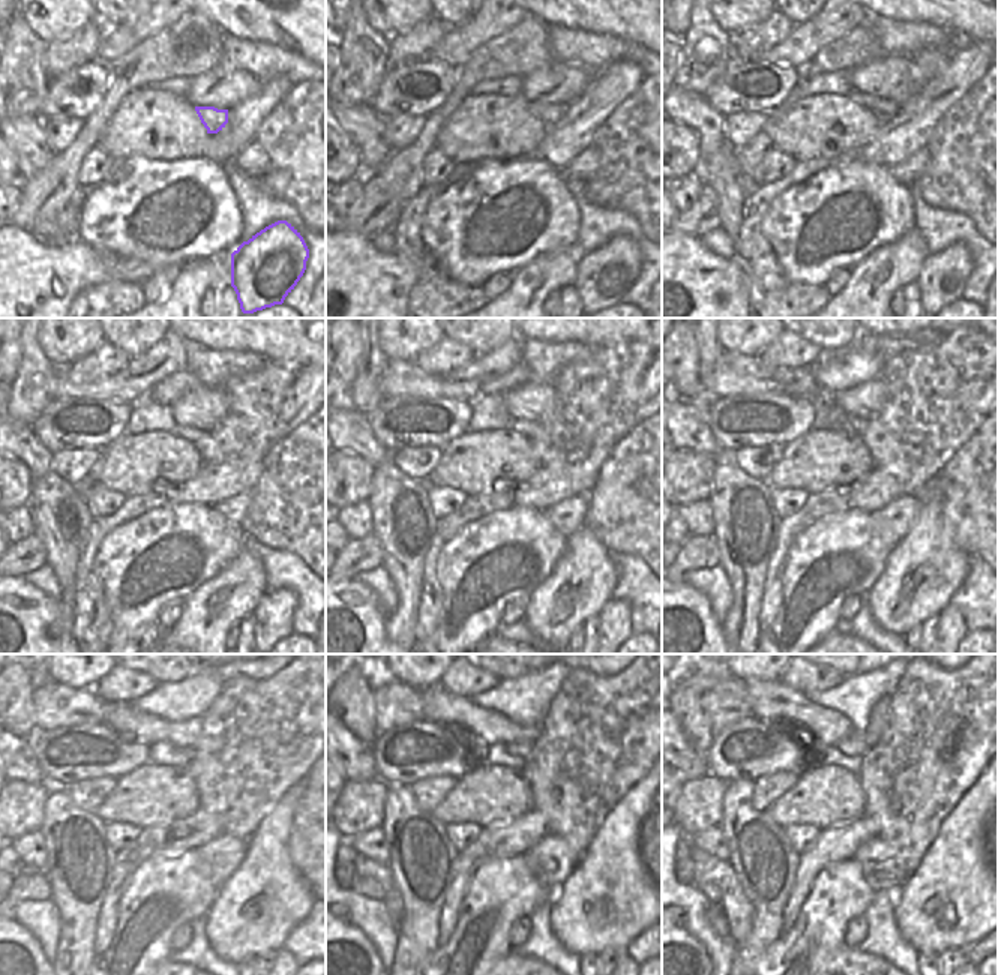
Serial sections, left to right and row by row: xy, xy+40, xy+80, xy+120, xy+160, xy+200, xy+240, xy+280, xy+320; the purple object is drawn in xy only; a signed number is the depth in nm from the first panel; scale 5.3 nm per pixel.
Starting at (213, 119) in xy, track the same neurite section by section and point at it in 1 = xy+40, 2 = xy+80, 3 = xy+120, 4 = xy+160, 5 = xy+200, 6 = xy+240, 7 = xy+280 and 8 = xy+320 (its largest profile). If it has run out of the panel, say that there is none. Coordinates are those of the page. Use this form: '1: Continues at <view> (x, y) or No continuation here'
1: Continues at xy+40 (550, 114)
2: Continues at xy+80 (883, 110)
3: Continues at xy+120 (189, 434)
4: Continues at xy+160 (529, 429)
5: Continues at xy+200 (856, 425)
6: Continues at xy+240 (185, 752)
7: Continues at xy+280 (521, 749)
8: Continues at xy+320 (854, 744)

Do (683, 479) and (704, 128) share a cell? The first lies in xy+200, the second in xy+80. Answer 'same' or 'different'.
different

